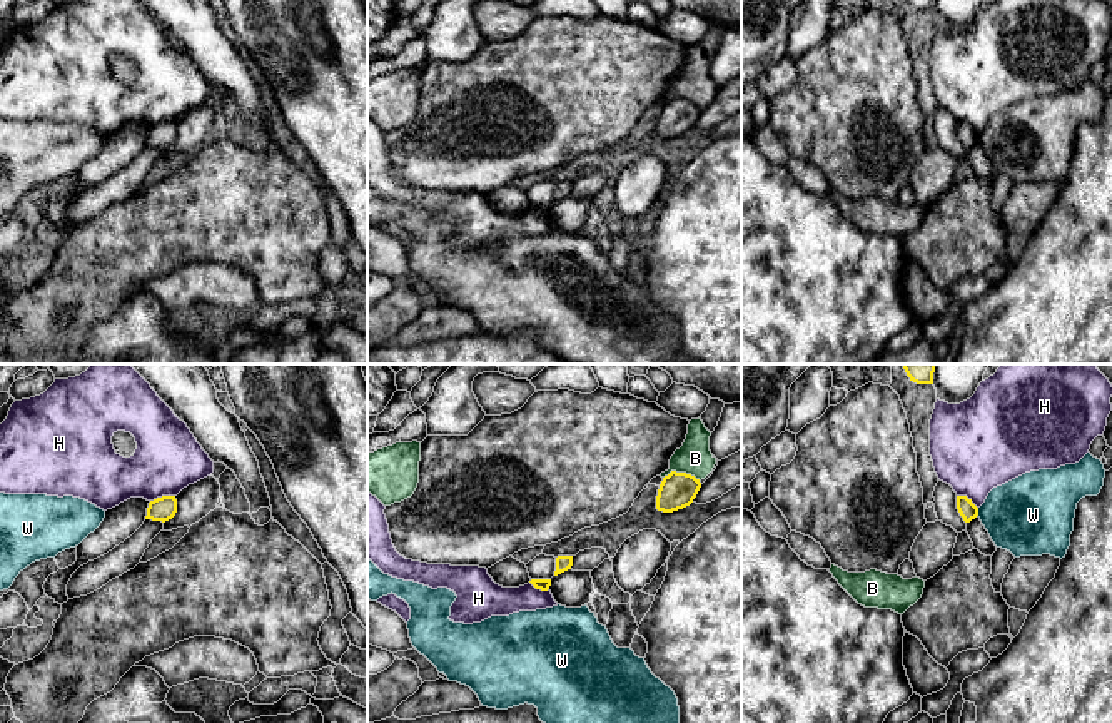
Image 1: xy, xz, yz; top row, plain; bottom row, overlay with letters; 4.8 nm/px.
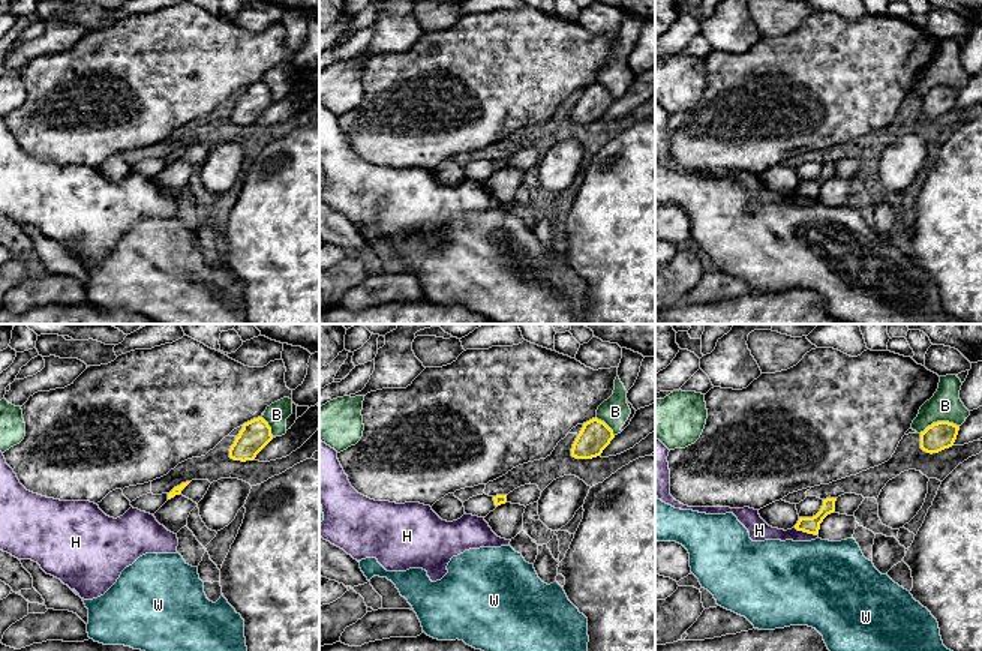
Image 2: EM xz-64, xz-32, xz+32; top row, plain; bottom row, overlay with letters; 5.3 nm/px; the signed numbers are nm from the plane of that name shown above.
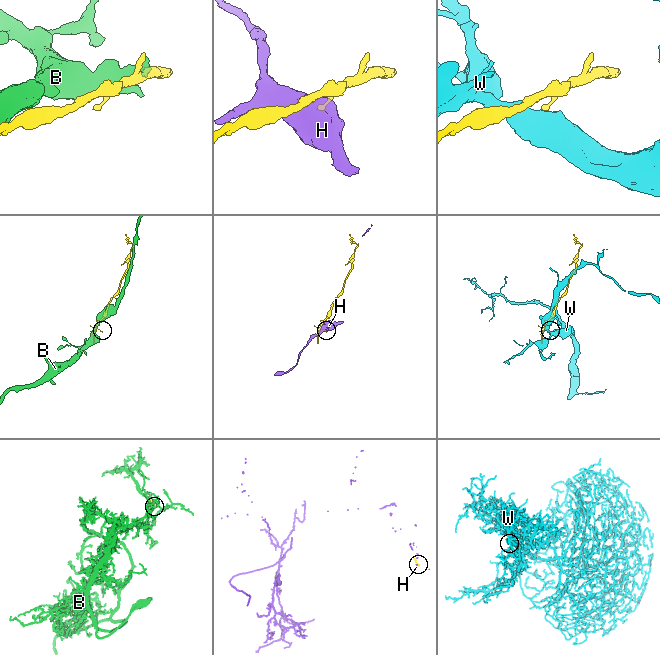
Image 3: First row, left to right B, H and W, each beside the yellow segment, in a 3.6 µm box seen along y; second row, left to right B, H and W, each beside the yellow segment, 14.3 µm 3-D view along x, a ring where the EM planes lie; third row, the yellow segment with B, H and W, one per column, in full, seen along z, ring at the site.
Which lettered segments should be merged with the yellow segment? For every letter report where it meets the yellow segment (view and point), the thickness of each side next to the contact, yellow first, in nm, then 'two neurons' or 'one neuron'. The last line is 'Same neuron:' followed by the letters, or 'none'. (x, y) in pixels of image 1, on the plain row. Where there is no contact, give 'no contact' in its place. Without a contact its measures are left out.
B: contact xz (682, 99); calibres 170 and 160 nm; two neurons
H: contact xy (162, 122); calibres 120 and 320 nm; two neurons
W: contact yz (977, 137); calibres 90 and 380 nm; two neurons
Same neuron: none

